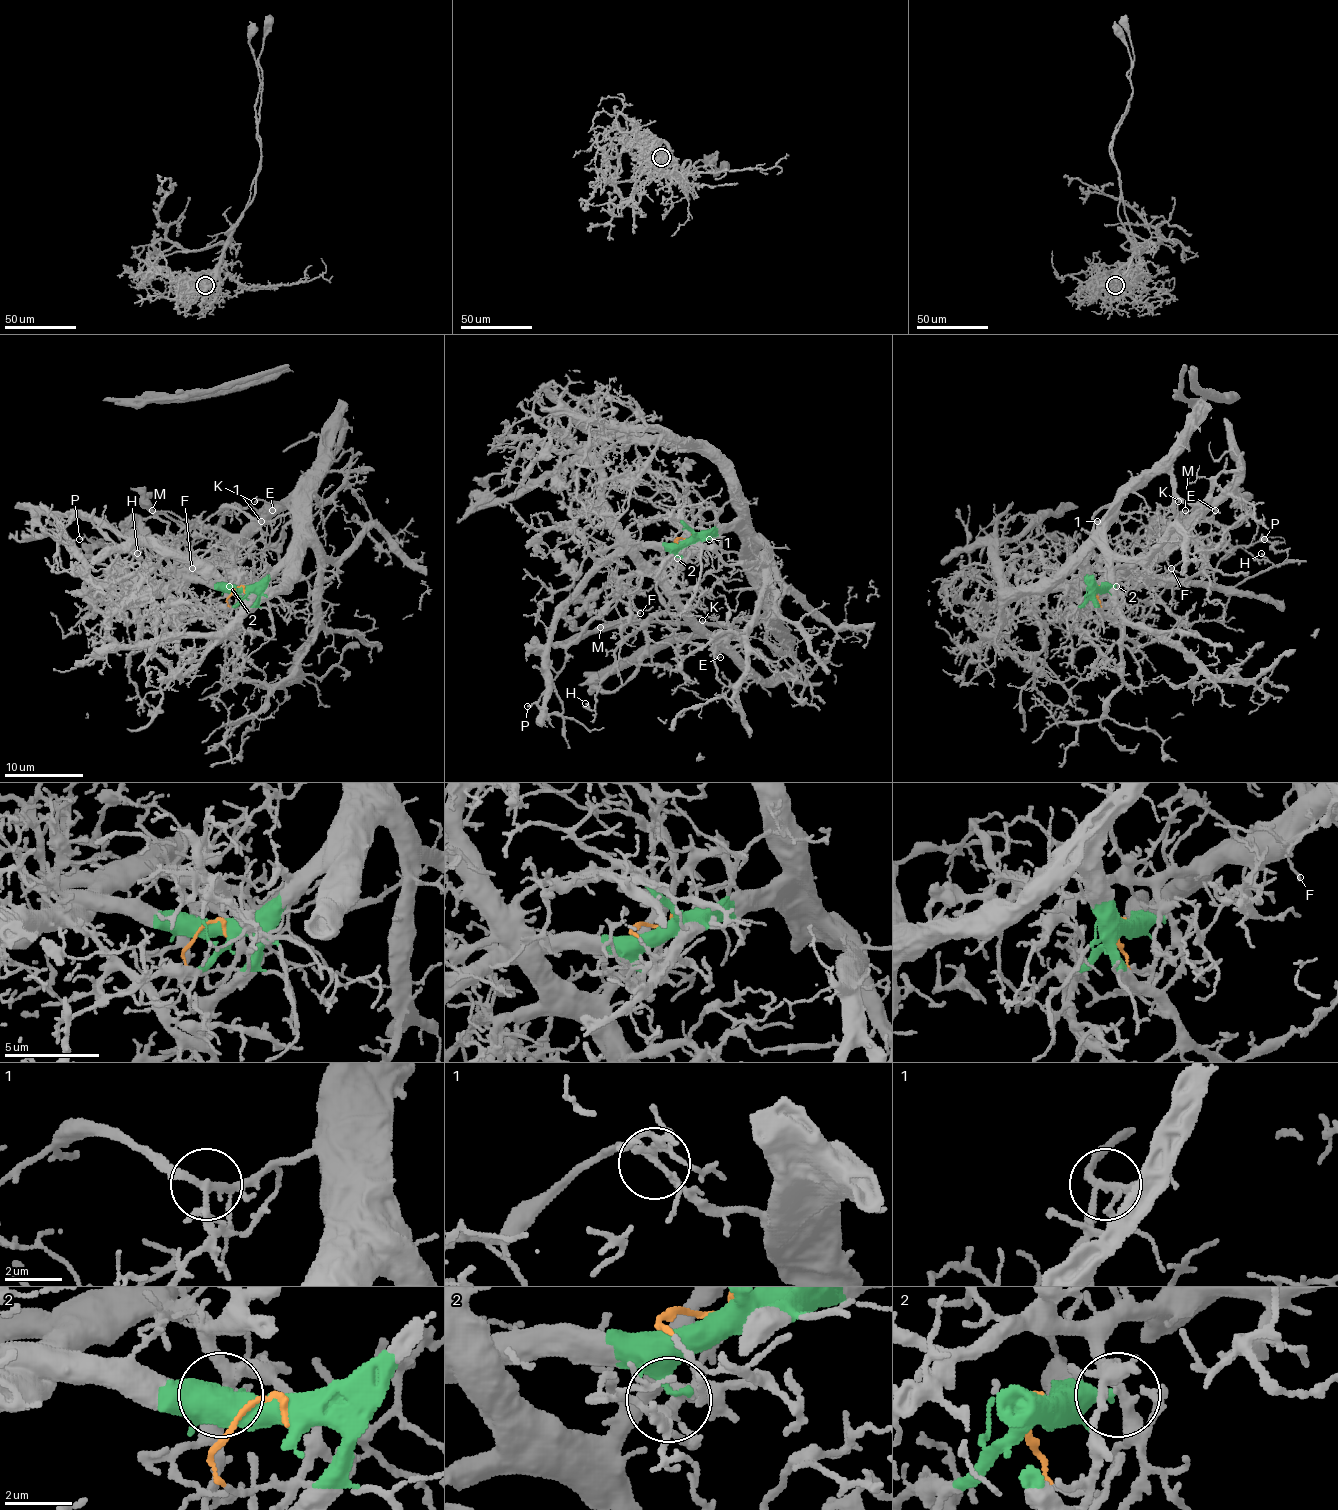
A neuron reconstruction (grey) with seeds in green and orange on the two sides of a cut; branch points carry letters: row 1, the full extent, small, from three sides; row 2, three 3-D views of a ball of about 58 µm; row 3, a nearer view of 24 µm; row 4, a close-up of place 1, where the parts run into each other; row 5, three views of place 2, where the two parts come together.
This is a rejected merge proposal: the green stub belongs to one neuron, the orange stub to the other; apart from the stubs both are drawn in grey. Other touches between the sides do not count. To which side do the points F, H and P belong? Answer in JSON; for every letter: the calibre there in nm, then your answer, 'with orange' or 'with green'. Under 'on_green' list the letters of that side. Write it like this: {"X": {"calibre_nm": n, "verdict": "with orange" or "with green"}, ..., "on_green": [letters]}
{"F": {"calibre_nm": 130, "verdict": "with green"}, "H": {"calibre_nm": 160, "verdict": "with orange"}, "P": {"calibre_nm": 180, "verdict": "with orange"}, "on_green": ["F"]}

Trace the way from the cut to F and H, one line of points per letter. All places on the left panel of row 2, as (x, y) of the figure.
F: (243, 587), (257, 587), (286, 555), (294, 527), (290, 513), (268, 521), (221, 507), (185, 553), (191, 569)
H: (243, 587), (227, 602), (237, 608), (249, 590), (217, 563), (229, 535), (191, 525), (144, 561), (138, 553)

